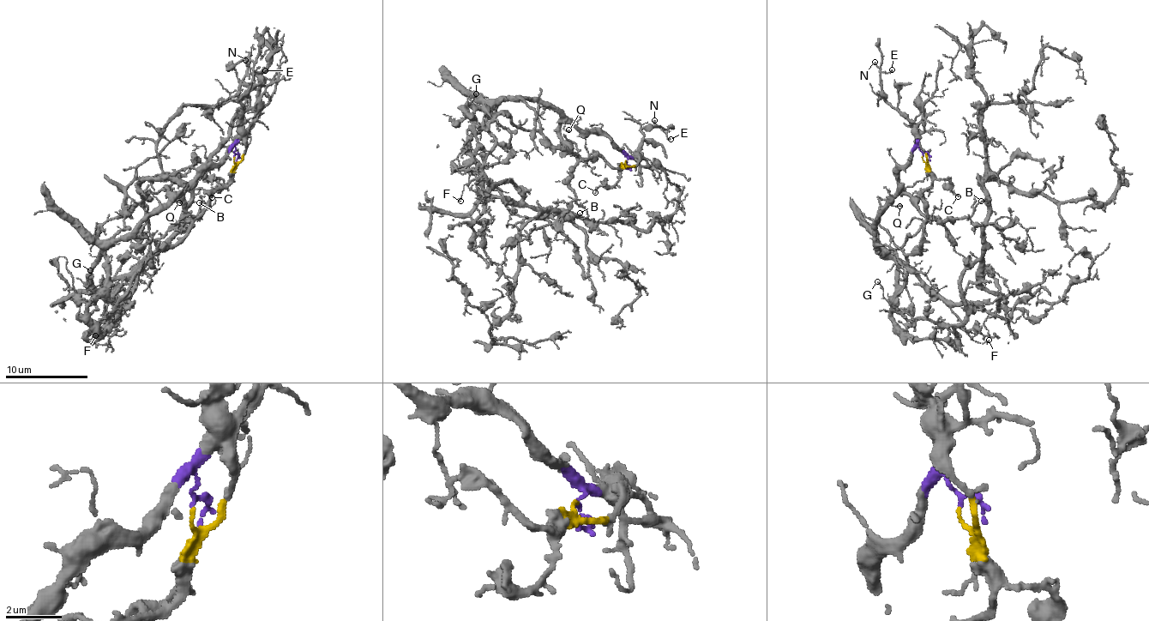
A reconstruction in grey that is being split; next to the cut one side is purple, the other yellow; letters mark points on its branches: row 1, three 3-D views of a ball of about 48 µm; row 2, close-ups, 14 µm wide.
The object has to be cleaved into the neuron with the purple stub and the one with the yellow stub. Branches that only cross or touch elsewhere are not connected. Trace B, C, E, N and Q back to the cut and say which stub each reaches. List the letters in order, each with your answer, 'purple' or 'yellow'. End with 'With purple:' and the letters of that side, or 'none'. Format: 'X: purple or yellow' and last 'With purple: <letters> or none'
B: purple
C: yellow
E: purple
N: purple
Q: purple
With purple: B, E, N, Q

